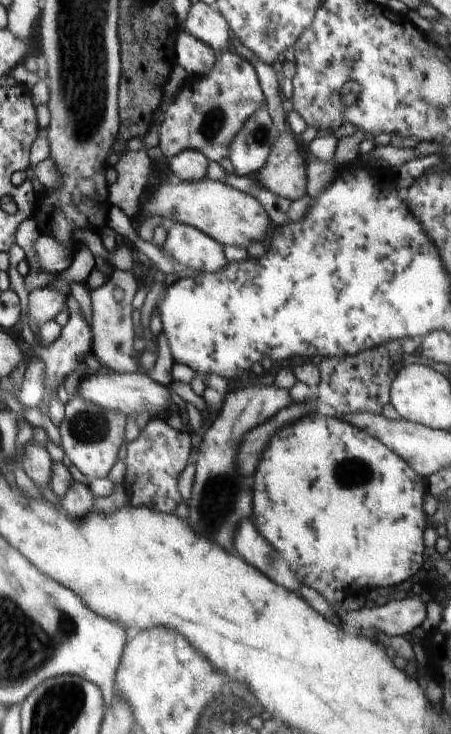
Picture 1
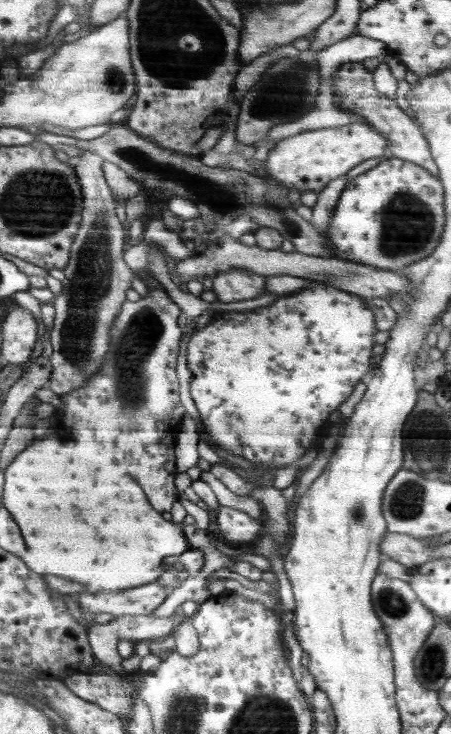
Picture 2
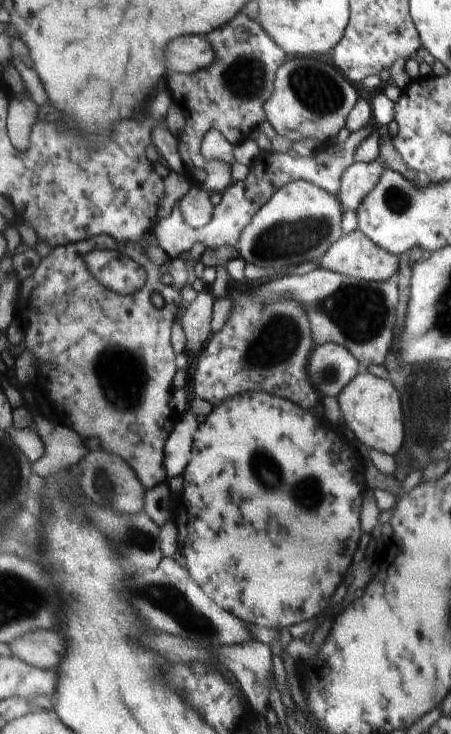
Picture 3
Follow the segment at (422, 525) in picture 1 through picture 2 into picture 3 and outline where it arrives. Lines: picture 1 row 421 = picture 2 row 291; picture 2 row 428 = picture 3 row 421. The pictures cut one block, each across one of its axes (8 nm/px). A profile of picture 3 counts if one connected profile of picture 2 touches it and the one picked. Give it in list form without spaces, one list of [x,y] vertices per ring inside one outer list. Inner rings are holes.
[[[258,389],[222,400],[222,403],[212,408],[212,412],[206,416],[202,424],[198,425],[194,434],[190,466],[184,475],[185,489],[173,521],[178,528],[180,546],[186,552],[190,576],[194,583],[200,586],[200,590],[220,608],[238,616],[246,624],[282,630],[290,628],[292,624],[314,618],[328,606],[332,592],[342,582],[344,574],[352,564],[352,554],[360,540],[360,506],[364,490],[364,464],[360,456],[365,453],[360,452],[362,450],[360,446],[342,428],[330,430],[331,427],[332,424],[329,422],[324,424],[320,418],[312,414],[312,411],[302,408],[296,401]],[[306,456],[308,456],[308,466],[306,466]],[[248,534],[250,542],[246,540]],[[244,544],[256,544],[256,546],[252,546],[252,550],[244,550]]]

